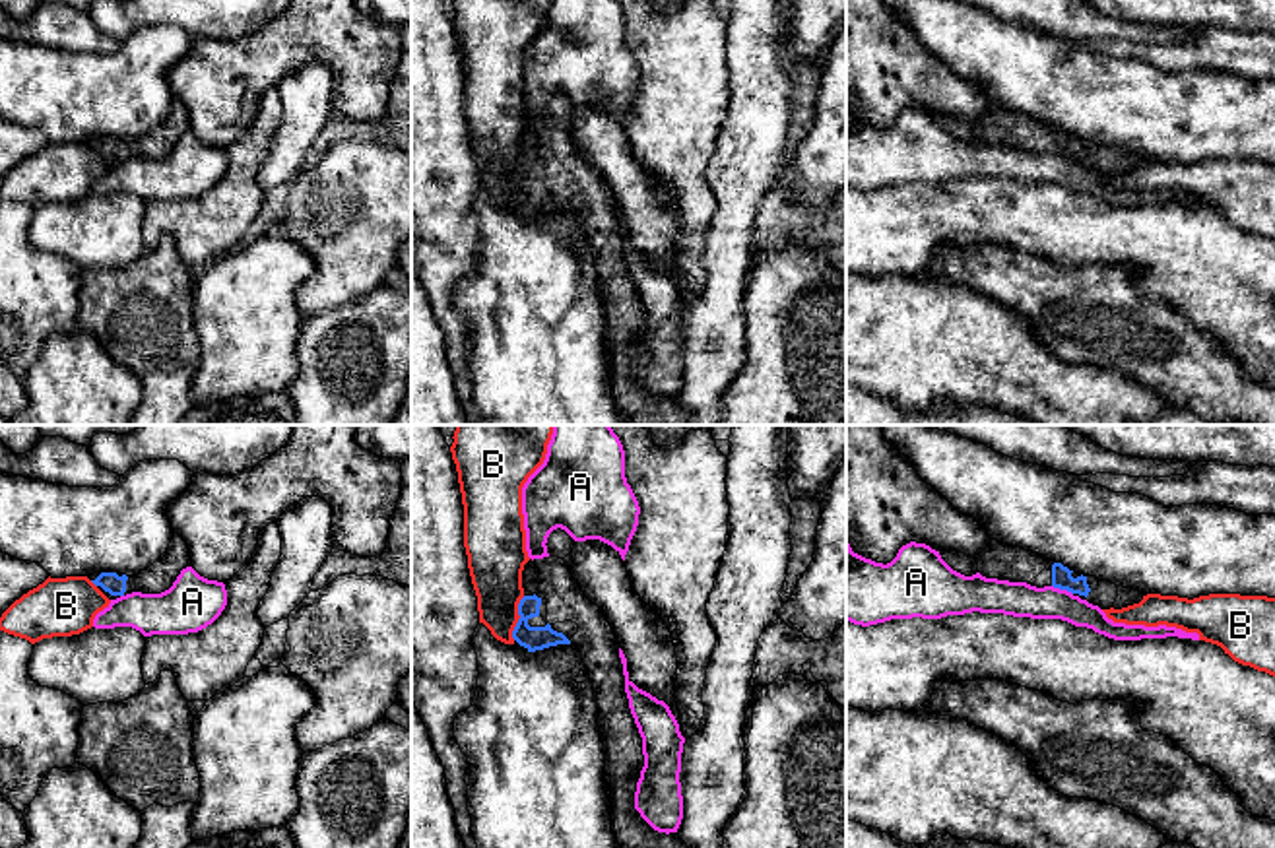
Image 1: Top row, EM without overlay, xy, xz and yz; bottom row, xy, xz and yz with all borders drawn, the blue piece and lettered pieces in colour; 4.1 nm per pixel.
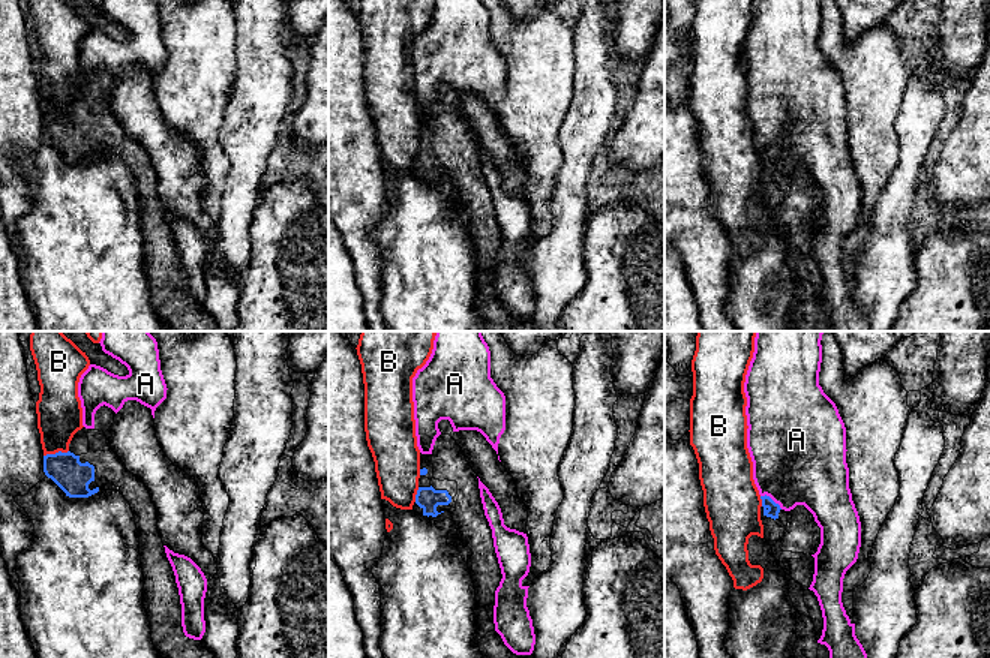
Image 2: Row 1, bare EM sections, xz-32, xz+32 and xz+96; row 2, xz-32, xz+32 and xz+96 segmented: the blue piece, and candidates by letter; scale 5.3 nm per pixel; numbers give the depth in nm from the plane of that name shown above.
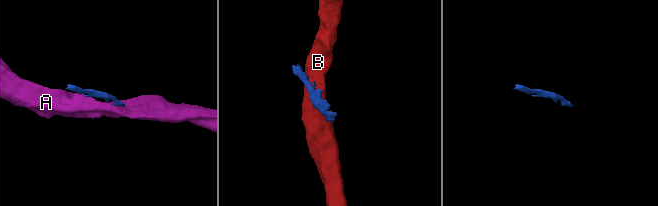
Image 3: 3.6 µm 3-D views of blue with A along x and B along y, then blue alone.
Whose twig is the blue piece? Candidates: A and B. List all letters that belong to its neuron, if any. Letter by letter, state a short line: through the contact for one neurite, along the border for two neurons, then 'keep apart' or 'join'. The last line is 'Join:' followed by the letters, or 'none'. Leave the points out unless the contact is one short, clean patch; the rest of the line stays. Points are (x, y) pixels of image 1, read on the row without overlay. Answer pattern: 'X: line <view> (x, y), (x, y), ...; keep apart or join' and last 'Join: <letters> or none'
A: line yz (1052, 150), (1072, 160); keep apart
B: keep apart
Join: none

